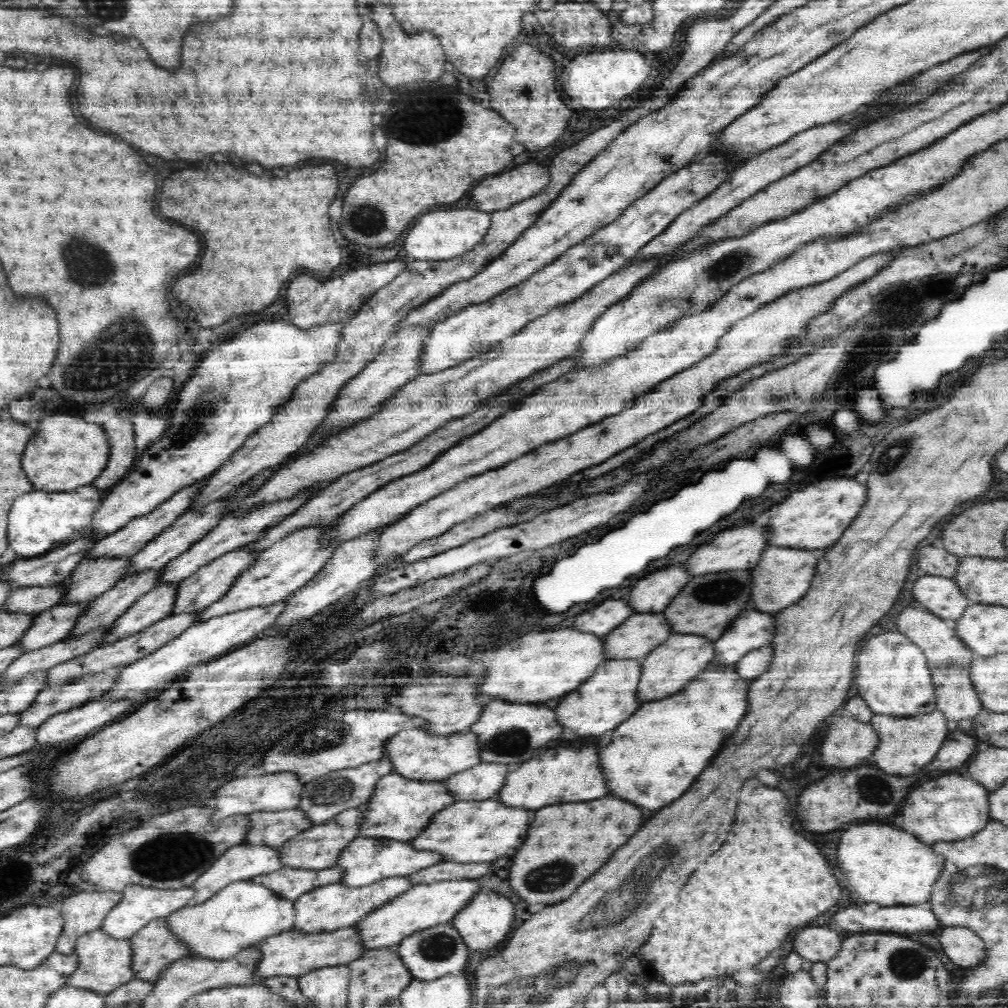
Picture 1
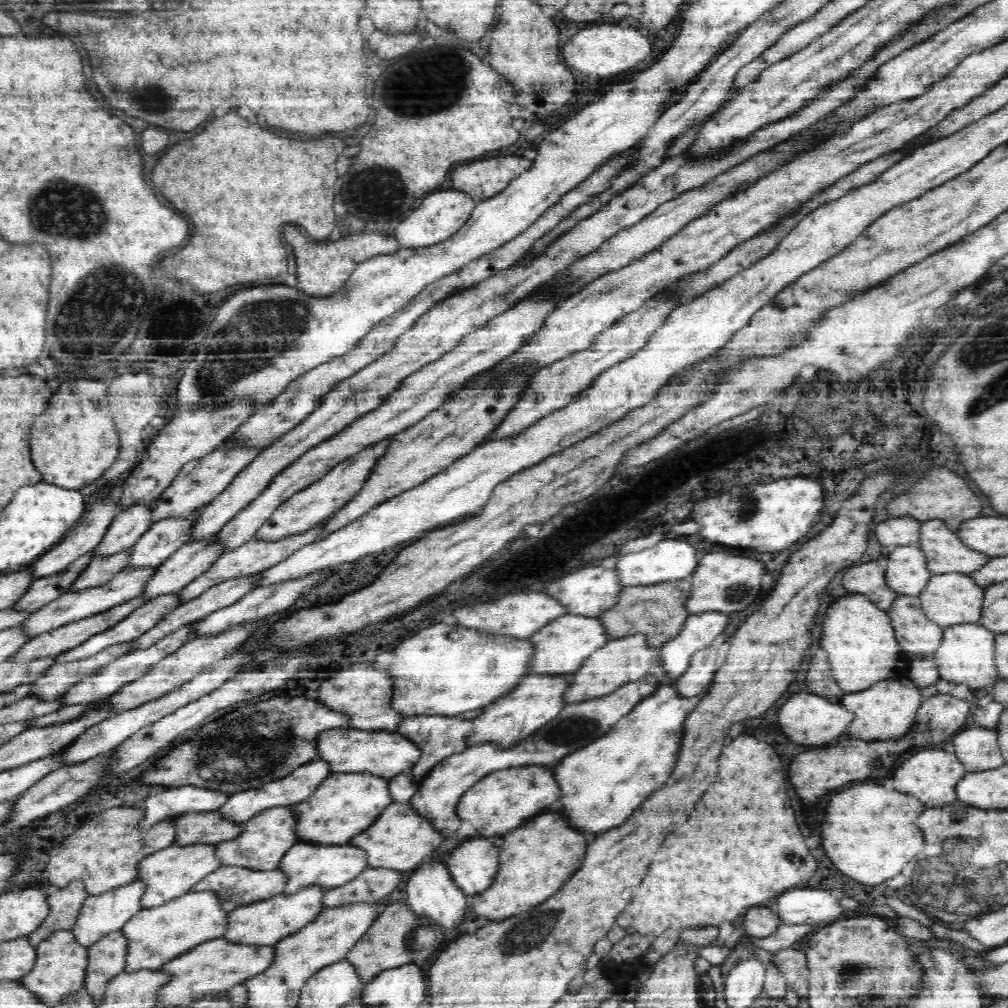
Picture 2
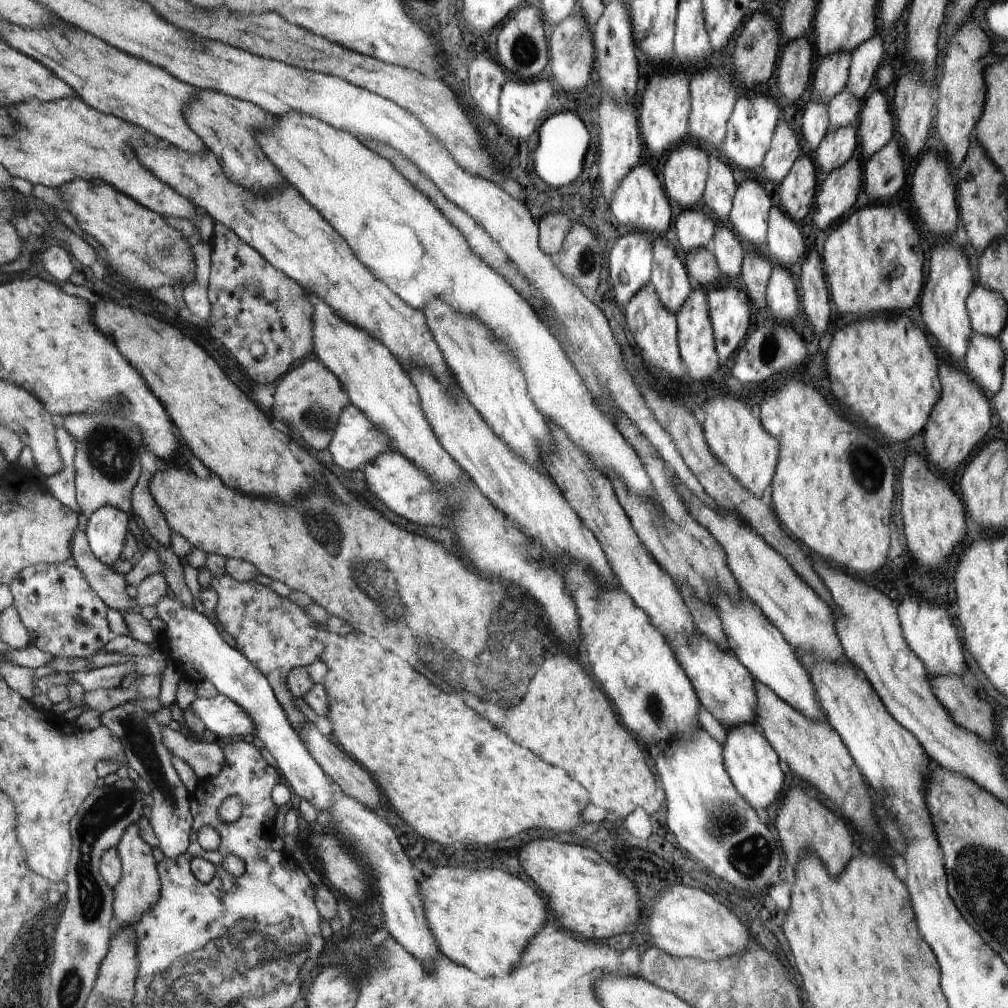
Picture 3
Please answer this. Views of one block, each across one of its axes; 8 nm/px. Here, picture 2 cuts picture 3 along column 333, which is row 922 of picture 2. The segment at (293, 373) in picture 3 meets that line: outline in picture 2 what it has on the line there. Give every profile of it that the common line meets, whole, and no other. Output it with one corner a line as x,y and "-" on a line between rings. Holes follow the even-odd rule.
393,901
382,908
370,930
355,944
346,959
354,965
361,976
362,984
366,984
386,969
398,968
403,964
415,964
420,967
432,952
438,950
442,931
439,924
431,925
428,920
410,911
403,901

